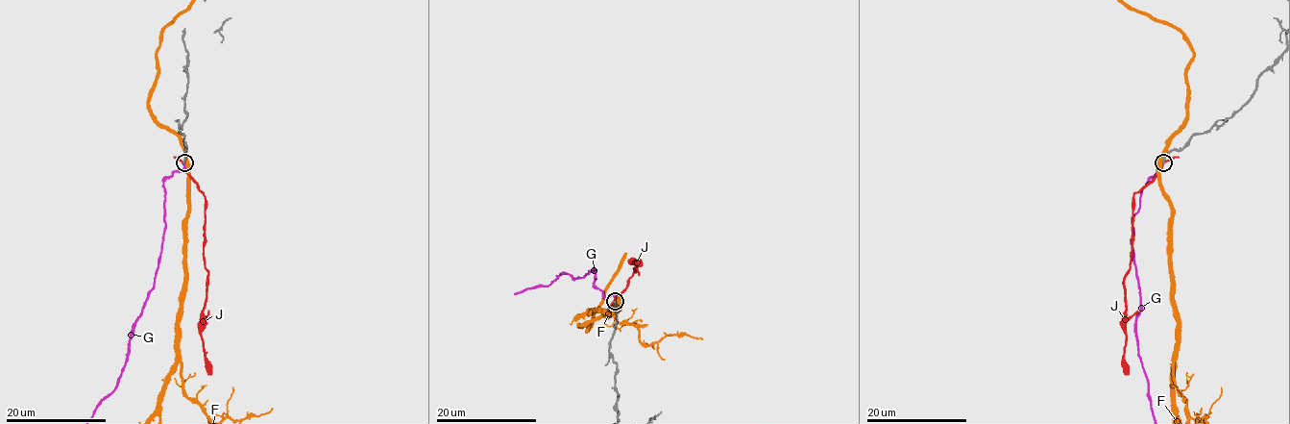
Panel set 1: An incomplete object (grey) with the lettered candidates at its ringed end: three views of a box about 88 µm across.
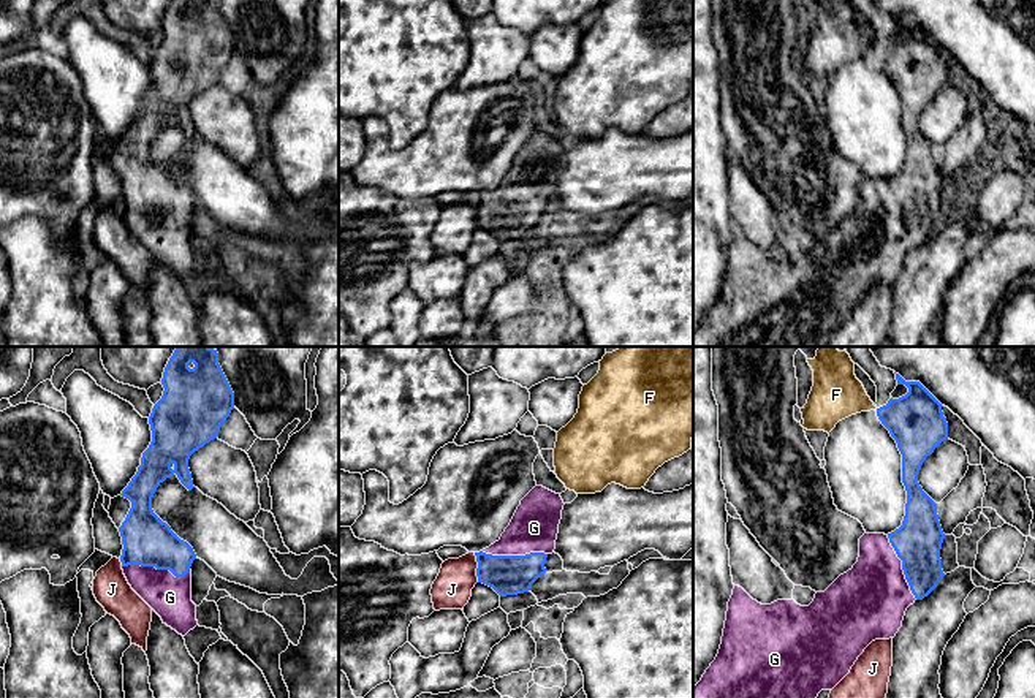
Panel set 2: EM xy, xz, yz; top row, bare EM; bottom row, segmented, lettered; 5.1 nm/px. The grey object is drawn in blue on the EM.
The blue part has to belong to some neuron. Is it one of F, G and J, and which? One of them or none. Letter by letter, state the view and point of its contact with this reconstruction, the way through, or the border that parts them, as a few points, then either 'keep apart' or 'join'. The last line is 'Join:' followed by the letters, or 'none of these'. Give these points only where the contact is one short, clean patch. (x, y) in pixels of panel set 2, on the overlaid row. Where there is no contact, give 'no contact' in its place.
F: meets blue in xy at (187, 366); keep apart
G: meets blue in xy at (155, 567); runs through xy (147, 542), (155, 567), (170, 597); join
J: meets blue in xz at (478, 567); border along xz (473, 553), (478, 581); keep apart
Join: G

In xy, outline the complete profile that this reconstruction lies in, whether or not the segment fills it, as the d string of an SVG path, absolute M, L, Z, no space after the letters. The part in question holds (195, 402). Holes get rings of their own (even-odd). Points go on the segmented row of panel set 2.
M177 347L165 367L161 385L165 388L163 396L154 405L149 416L152 442L142 453L136 475L120 494L131 502L131 508L119 527L123 544L120 562L131 589L161 617L163 624L185 636L198 625L196 605L191 601L190 570L196 554L187 541L180 540L171 527L154 513L152 497L157 487L174 473L188 491L195 487L188 459L195 451L218 437L222 424L234 408L234 393L218 364L217 350L210 347Z

